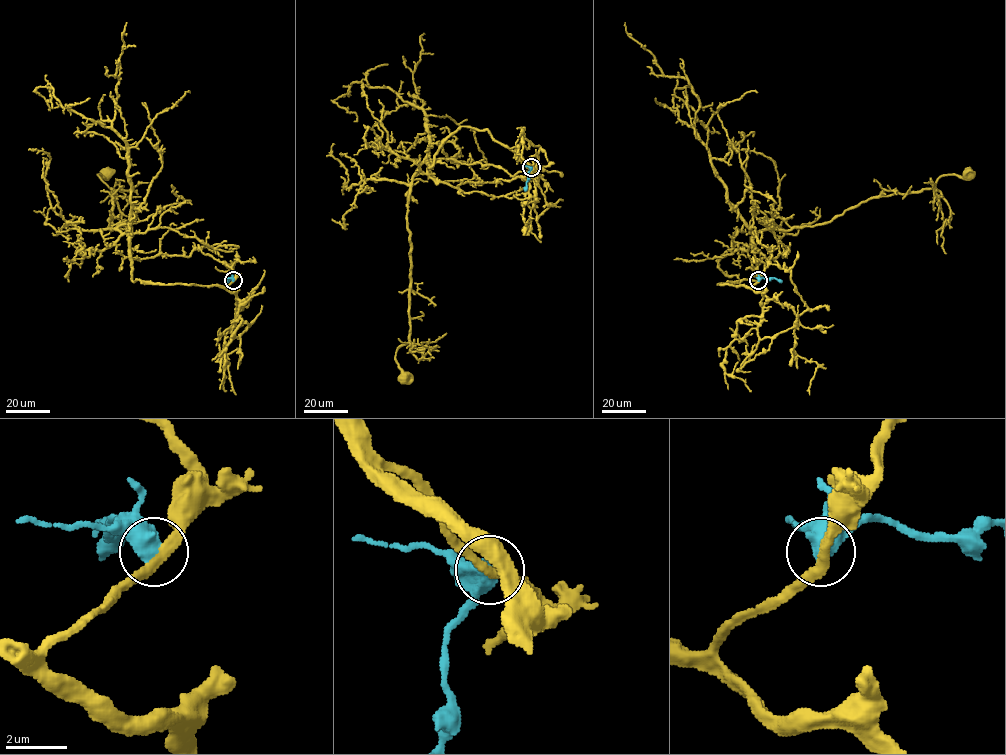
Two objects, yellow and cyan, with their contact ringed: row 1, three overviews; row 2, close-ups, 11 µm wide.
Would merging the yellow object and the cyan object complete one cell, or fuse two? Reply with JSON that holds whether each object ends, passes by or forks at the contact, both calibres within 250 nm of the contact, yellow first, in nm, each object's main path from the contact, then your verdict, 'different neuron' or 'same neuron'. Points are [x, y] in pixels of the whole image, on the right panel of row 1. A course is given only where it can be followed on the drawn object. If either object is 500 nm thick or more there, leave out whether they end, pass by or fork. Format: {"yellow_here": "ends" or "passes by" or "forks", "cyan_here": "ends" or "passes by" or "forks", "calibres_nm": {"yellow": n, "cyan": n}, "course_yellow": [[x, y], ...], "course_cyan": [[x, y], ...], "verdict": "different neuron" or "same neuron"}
{"calibres_nm": {"yellow": 320, "cyan": 750}, "course_yellow": [[759, 280], [717, 284], [758, 280], [753, 233], [830, 222], [873, 197], [966, 174]], "course_cyan": [[759, 280], [776, 278], [782, 281]], "verdict": "different neuron"}

